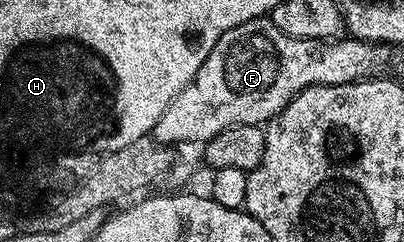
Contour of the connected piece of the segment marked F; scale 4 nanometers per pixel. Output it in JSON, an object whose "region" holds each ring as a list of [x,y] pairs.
{"region":[[[256,18],[249,22],[241,22],[241,26],[233,26],[233,30],[225,30],[221,38],[209,50],[209,58],[201,62],[201,70],[171,99],[171,105],[155,124],[154,139],[168,146],[175,144],[198,144],[203,146],[207,141],[221,134],[226,128],[238,124],[266,125],[272,120],[301,90],[312,88],[318,84],[337,86],[358,80],[370,80],[378,77],[383,68],[383,59],[388,49],[381,44],[370,44],[367,40],[339,38],[334,42],[303,40],[299,36],[287,36],[270,18]]]}

